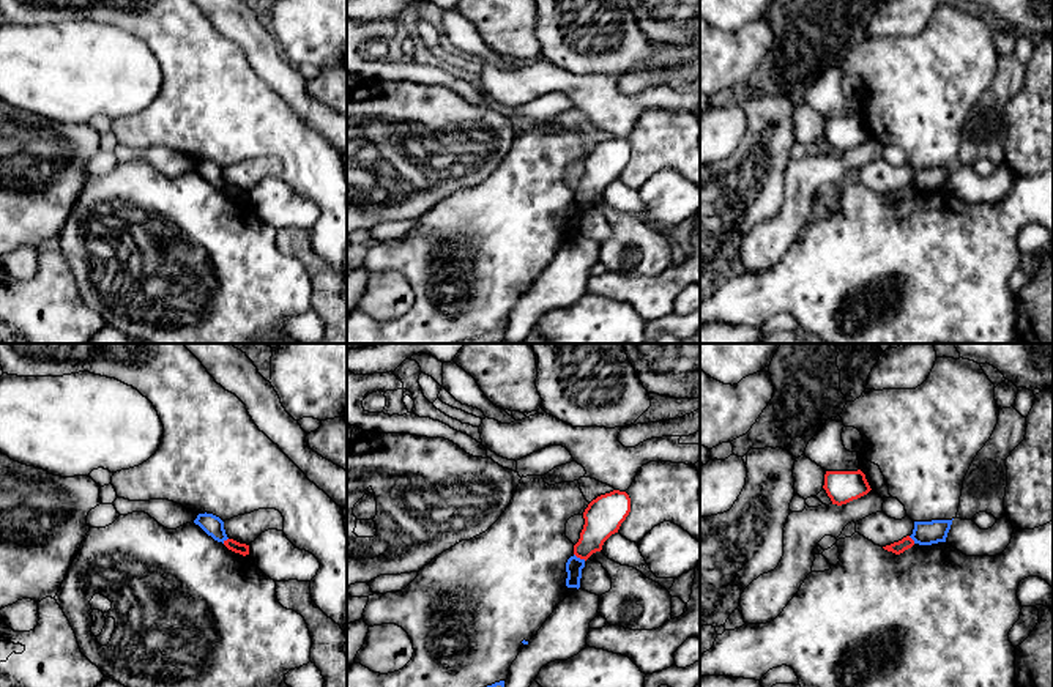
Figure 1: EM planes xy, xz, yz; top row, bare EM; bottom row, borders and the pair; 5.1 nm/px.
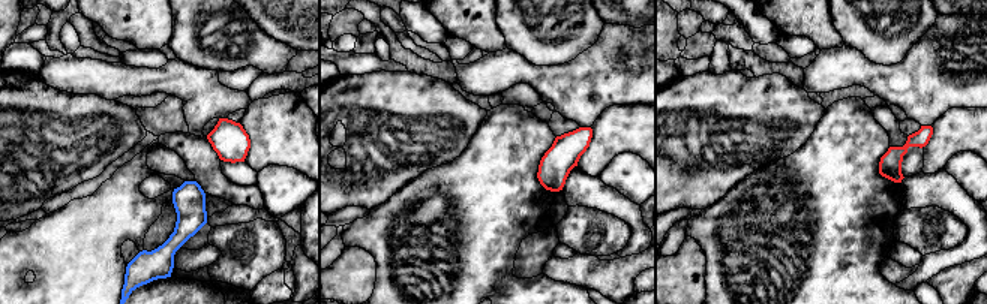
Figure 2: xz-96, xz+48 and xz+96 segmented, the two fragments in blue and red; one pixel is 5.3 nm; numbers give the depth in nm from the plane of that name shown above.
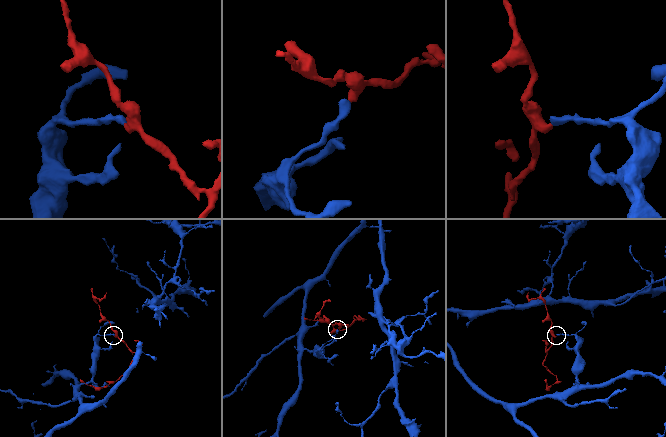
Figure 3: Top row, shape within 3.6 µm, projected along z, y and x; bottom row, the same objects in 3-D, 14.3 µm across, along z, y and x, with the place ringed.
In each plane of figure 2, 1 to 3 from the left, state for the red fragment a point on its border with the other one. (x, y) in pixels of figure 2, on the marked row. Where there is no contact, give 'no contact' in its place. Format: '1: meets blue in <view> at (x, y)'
1: no contact
2: no contact
3: no contact

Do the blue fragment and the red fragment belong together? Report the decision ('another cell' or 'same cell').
another cell

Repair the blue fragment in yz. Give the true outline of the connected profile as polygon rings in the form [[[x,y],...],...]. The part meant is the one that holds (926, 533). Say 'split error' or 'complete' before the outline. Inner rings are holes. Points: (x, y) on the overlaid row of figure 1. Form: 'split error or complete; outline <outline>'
complete; outline [[[952,520],[914,522],[914,529],[910,537],[919,545],[946,542],[951,525]]]

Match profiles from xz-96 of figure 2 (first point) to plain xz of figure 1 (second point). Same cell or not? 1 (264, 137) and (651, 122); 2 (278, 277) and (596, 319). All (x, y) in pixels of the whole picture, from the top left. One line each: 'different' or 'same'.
1: same
2: different

